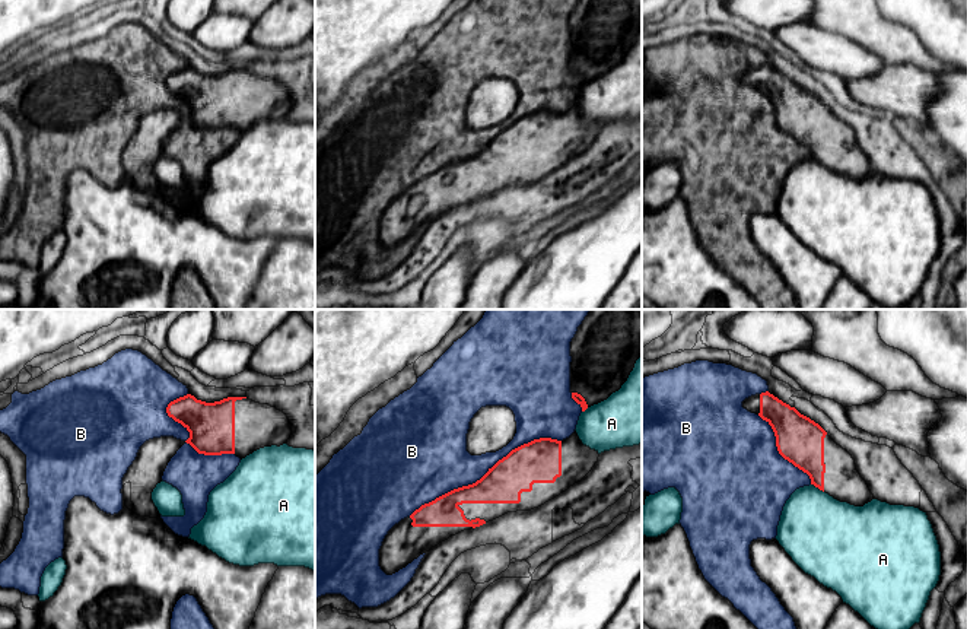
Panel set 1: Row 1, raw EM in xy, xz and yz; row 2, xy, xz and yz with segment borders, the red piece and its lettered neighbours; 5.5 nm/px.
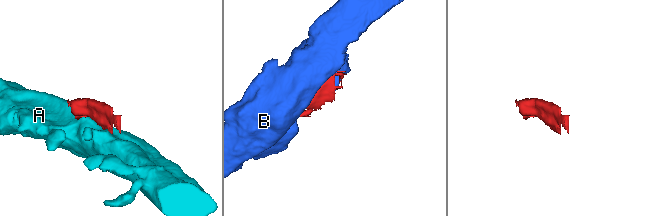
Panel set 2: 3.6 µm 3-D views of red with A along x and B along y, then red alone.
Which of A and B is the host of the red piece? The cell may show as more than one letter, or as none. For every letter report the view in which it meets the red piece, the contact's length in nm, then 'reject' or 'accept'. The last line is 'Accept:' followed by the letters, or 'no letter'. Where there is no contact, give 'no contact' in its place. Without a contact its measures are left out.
A: yz | 90 nm | reject
B: xz | 950 nm | reject
Accept: no letter

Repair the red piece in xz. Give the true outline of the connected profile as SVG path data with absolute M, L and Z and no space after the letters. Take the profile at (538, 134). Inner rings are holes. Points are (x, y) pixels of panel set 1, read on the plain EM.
M576 104L566 112L534 112L512 123L475 156L454 162L422 178L395 197L379 222L379 239L387 248L405 241L420 228L464 203L480 200L508 185L531 184L580 155L598 134L598 124L583 118Z

